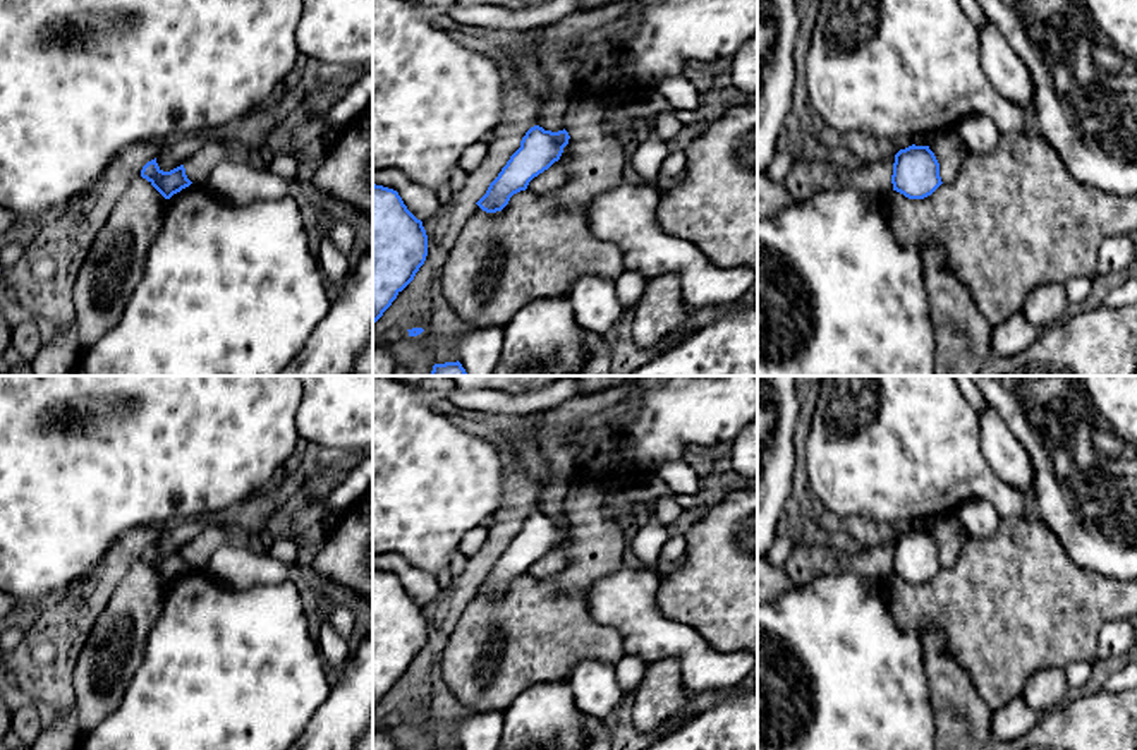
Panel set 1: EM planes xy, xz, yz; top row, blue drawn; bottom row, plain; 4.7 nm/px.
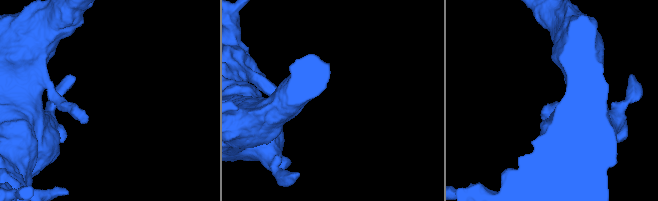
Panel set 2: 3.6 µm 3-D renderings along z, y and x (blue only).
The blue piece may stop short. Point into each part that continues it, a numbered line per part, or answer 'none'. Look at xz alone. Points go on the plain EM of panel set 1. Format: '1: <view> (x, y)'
none

